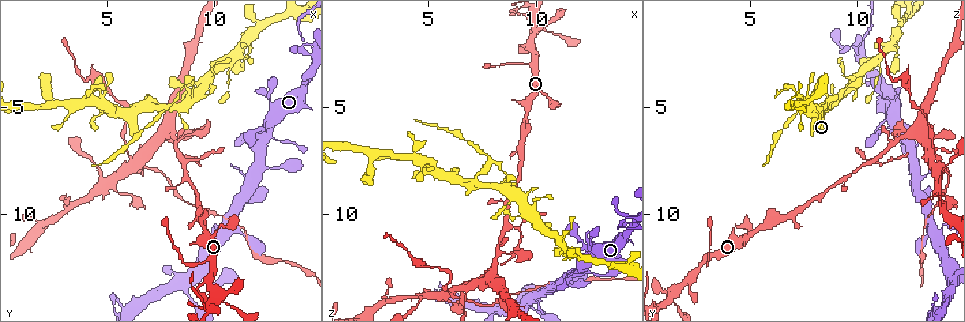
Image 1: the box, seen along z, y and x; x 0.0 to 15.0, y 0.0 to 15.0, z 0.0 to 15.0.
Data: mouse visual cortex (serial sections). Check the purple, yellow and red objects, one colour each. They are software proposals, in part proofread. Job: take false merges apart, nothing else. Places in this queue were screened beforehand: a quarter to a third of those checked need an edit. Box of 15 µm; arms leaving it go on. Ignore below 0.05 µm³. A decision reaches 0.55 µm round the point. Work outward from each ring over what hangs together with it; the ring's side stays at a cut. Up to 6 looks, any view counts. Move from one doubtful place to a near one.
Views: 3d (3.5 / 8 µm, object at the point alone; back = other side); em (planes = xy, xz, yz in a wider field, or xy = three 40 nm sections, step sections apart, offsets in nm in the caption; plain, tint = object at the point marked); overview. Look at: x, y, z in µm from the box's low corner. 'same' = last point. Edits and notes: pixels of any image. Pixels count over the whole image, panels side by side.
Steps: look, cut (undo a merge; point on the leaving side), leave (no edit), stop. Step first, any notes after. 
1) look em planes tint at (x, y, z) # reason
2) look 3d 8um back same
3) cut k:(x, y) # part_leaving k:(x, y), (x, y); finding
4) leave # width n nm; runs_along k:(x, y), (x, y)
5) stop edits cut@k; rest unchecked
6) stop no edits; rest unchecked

look 3d 3.5um at (8.1, 6.6, 11.6) # sudden change in width

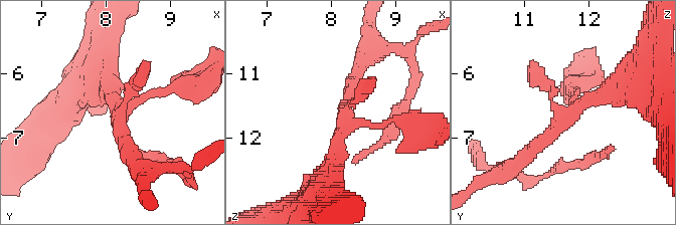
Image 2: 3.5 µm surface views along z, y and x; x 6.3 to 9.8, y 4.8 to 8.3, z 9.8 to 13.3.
look em xy step 2 tint at (8.25, 6.60, 11.70)

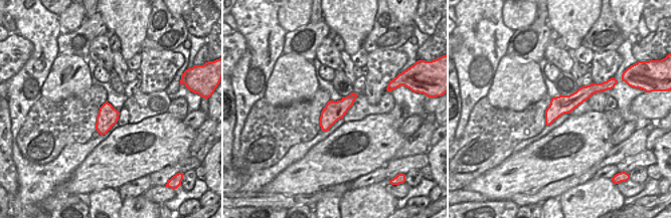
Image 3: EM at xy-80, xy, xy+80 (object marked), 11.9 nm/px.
look em xy step 5 tint same # another direction

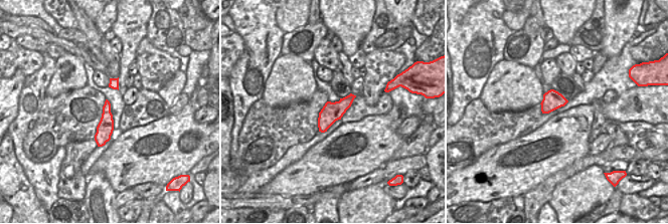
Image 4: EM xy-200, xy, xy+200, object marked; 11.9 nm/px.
leave # runs_along 2:(523, 156), (619, 78); all the same cell

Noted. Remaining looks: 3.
look 3d 3.5um at (11.1, 3.2, 11.7) # abrupt turn

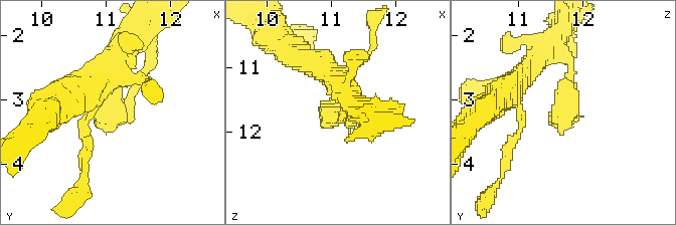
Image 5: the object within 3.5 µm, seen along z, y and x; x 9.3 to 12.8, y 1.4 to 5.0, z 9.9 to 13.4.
look em xy step 2 tint at (11.05, 3.10, 11.70) # shape alone is not enough

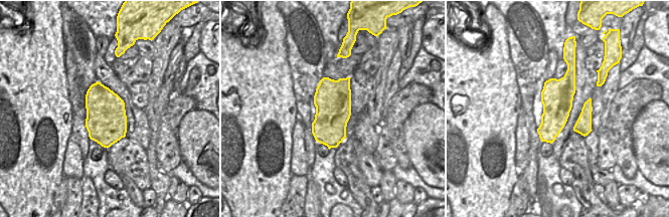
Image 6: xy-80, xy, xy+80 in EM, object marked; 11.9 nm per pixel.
leave # runs_along 5:(122, 50), (135, 96); one cell here

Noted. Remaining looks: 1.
stop no edits; rest unchecked

